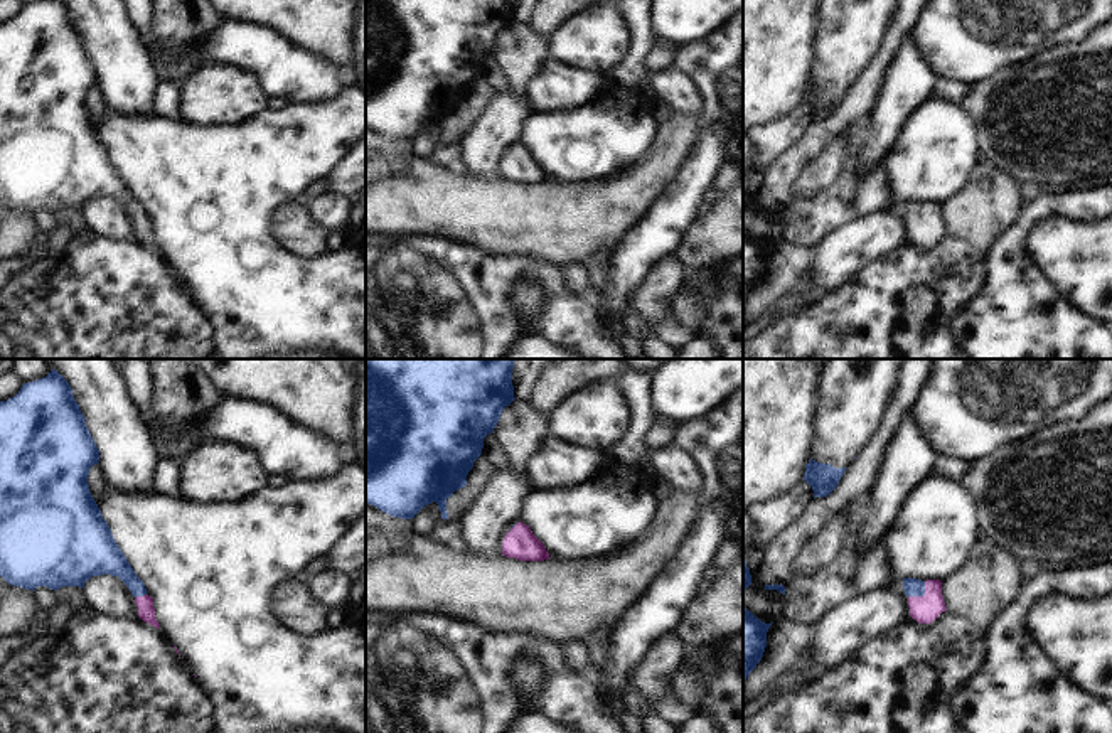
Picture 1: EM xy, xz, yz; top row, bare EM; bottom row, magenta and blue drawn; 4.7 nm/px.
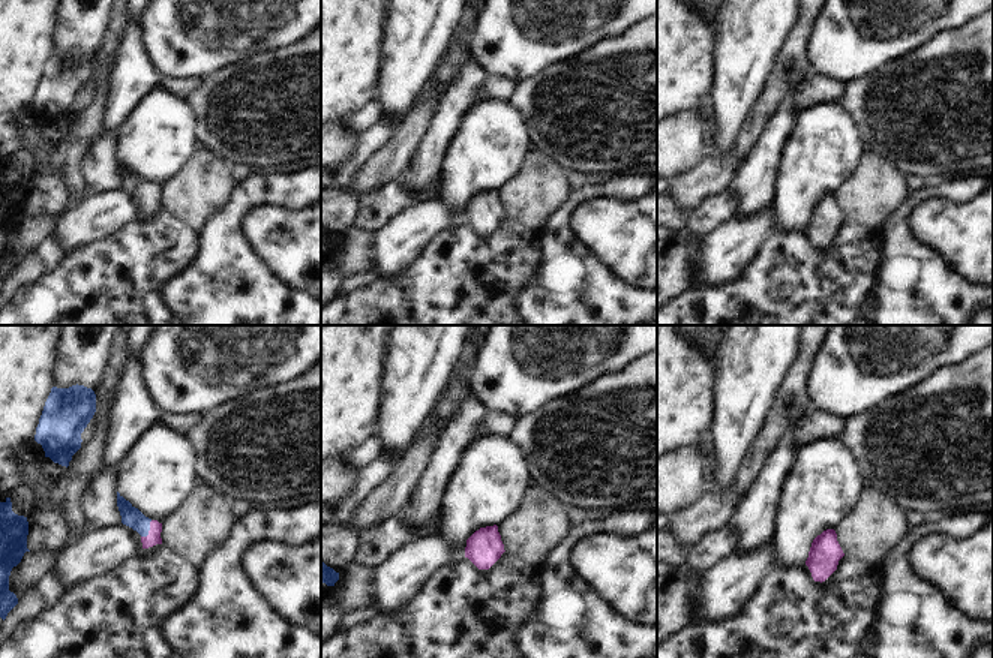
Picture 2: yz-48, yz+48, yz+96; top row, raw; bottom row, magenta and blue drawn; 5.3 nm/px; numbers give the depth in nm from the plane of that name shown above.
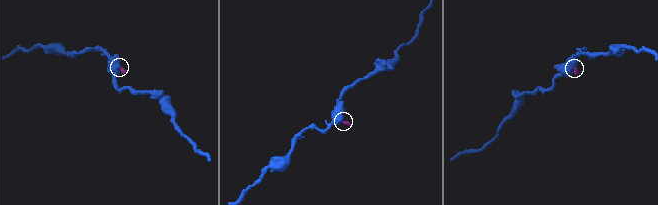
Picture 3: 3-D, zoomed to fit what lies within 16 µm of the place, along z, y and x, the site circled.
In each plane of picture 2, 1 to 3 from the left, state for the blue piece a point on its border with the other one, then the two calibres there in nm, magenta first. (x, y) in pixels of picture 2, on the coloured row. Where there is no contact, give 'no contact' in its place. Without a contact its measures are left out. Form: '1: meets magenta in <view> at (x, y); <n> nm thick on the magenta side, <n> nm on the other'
1: meets magenta in yz-48 at (149, 531); 70 nm thick on the magenta side, 110 nm on the other
2: no contact
3: no contact

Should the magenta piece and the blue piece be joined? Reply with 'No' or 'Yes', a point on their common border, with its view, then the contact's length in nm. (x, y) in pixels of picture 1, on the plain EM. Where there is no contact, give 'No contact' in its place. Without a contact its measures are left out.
Yes. Touches magenta at yz (924, 218). Shared border 120 nm.

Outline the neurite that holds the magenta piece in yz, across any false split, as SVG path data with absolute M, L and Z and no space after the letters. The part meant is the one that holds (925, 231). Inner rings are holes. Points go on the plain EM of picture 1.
M903 201L903 212L908 219L910 239L918 246L932 246L947 233L940 202Z

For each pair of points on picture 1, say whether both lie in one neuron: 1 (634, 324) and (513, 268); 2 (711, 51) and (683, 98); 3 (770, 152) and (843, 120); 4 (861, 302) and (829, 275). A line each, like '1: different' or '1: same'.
1: different
2: different
3: different
4: different

